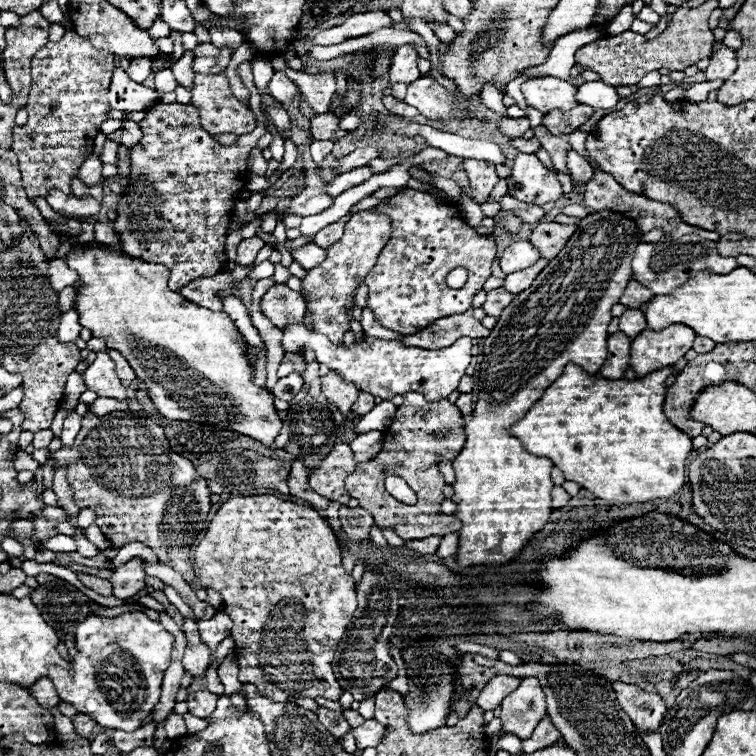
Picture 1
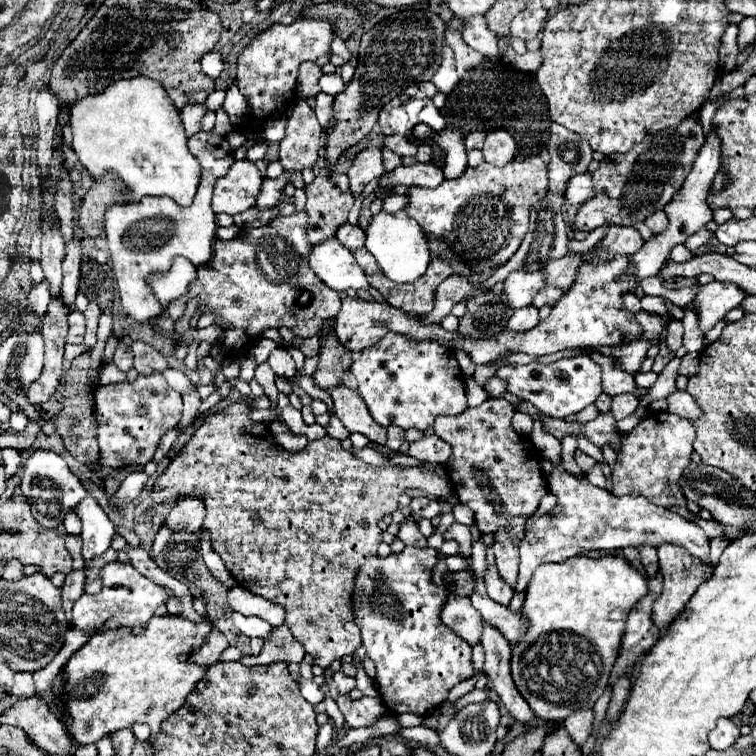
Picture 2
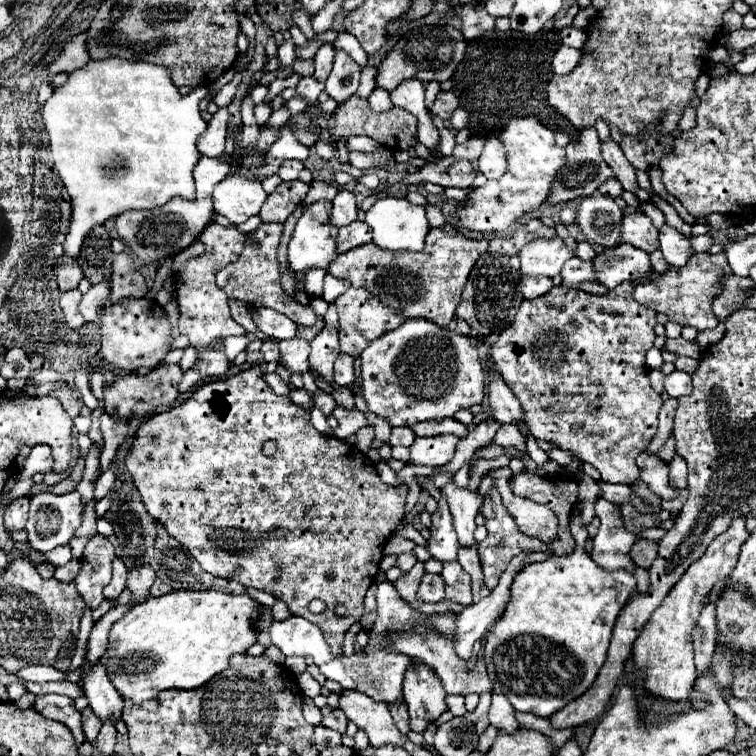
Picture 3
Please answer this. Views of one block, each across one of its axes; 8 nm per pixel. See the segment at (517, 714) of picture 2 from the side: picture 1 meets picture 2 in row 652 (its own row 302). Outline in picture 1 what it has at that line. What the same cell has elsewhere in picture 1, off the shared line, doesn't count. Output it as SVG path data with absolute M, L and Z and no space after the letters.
M496 288L496 290L490 290L488 294L486 294L486 302L484 302L484 310L486 310L486 314L488 316L494 316L494 318L498 318L498 314L502 314L502 310L512 302L512 294L510 292L506 292L506 290L502 290L502 288Z

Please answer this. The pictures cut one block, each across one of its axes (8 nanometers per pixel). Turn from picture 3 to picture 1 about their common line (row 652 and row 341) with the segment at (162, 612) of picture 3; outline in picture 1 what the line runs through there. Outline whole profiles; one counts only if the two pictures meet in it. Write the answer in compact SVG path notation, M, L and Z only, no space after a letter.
M50 226L50 232L60 236L62 242L68 240L72 246L66 254L66 262L72 270L78 272L80 284L74 286L74 310L80 316L80 324L88 328L94 338L106 340L108 348L116 348L118 352L122 352L122 356L134 368L136 376L148 384L150 400L164 418L190 420L198 424L212 424L224 430L234 430L244 436L256 438L266 446L274 442L282 428L282 420L274 410L274 396L268 390L254 386L252 370L244 352L244 336L238 332L226 312L212 312L188 302L180 292L170 290L170 274L168 268L162 264L148 264L140 258L130 258L96 242L76 244L74 236L68 236L56 226Z

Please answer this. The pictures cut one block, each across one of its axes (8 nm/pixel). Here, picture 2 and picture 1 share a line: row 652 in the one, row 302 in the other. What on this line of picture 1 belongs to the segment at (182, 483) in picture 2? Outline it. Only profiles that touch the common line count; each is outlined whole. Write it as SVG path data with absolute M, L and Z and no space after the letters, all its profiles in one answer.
M374 208L352 214L346 222L344 236L328 248L326 260L312 268L308 276L302 280L302 288L308 292L308 306L312 312L314 332L326 334L334 344L340 344L344 334L350 330L346 306L354 306L354 290L366 278L366 274L374 268L374 262L390 240L390 218L386 214L376 212Z

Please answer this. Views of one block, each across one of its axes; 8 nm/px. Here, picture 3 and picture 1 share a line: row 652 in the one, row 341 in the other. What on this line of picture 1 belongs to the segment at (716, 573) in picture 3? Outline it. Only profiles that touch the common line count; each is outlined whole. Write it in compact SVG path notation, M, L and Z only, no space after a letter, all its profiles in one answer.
M668 326L660 332L644 330L632 340L630 366L636 376L668 368L684 358L696 334L688 326Z

